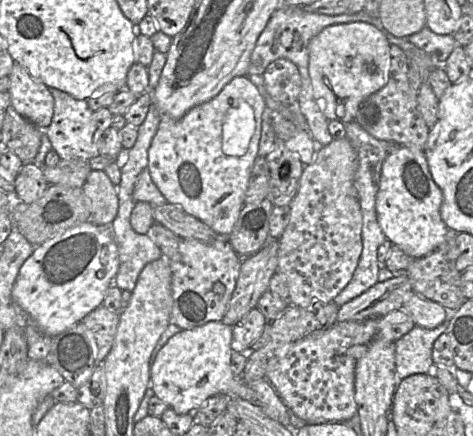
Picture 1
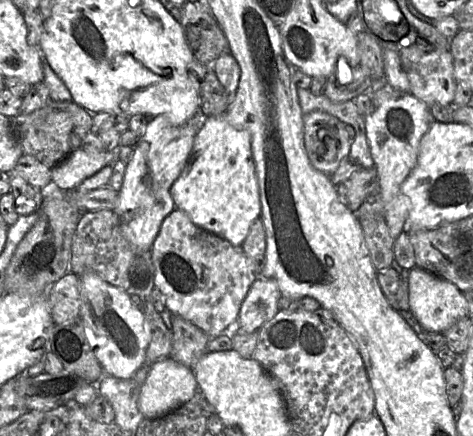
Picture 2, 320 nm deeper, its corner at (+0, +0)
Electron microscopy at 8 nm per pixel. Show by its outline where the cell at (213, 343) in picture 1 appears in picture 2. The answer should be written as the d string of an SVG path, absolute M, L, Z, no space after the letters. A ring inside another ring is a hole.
M258 276L240 307L237 329L245 333L258 332L278 313L281 296L275 280Z

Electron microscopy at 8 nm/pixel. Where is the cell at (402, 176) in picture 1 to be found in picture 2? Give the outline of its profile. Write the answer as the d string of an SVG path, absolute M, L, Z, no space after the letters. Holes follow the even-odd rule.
M386 83L372 94L372 98L371 112L365 117L366 136L377 172L377 192L383 200L384 218L395 240L406 231L411 210L401 186L416 166L420 142L433 120L425 103L410 92L395 90Z

